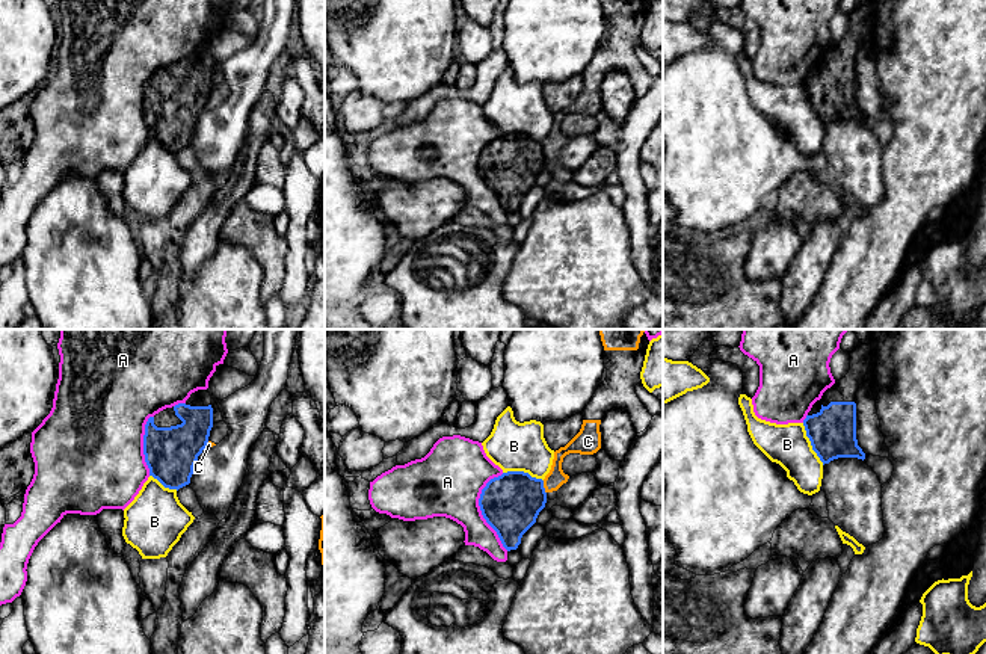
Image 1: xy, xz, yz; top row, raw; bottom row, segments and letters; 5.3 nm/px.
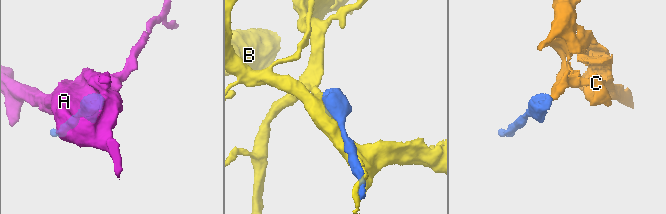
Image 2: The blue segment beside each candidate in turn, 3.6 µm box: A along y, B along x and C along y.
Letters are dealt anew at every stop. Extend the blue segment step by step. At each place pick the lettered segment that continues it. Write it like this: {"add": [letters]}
{"add": []}

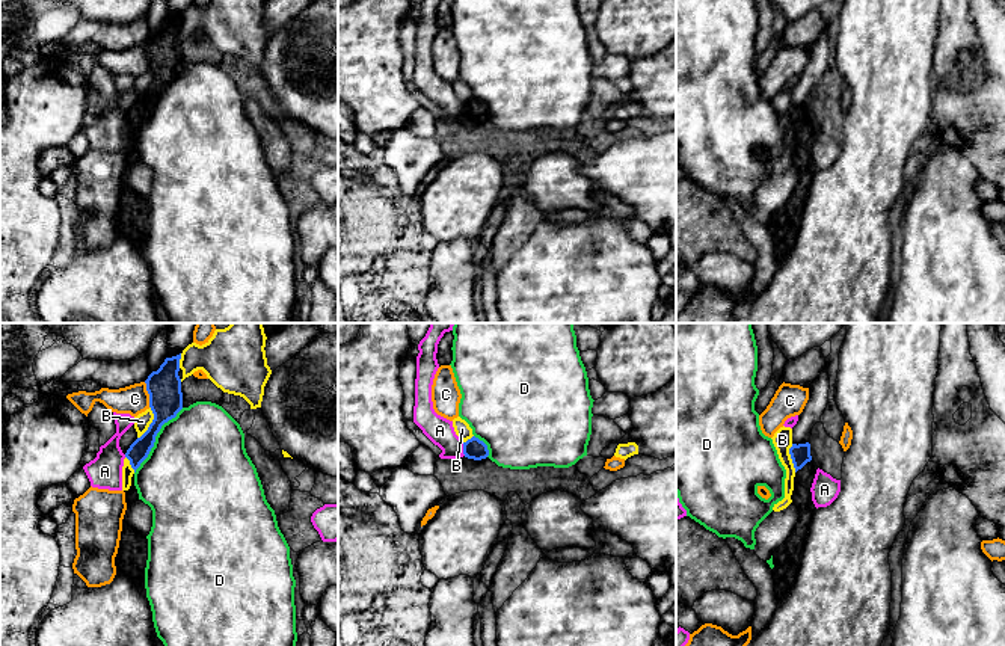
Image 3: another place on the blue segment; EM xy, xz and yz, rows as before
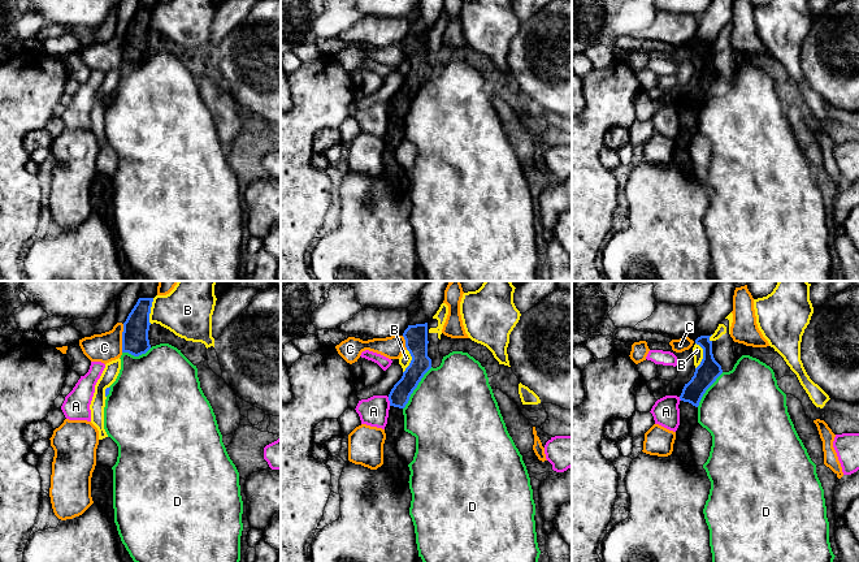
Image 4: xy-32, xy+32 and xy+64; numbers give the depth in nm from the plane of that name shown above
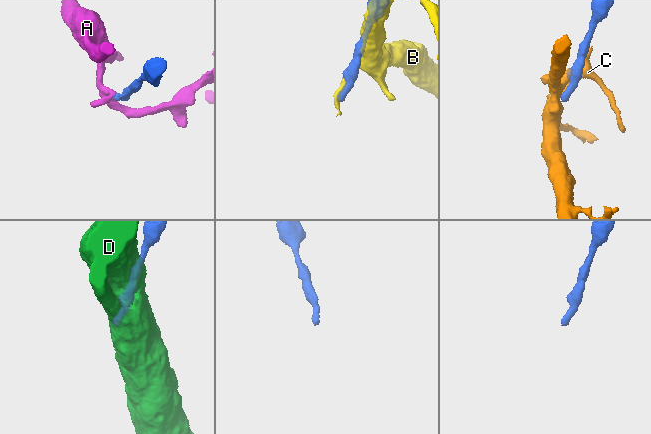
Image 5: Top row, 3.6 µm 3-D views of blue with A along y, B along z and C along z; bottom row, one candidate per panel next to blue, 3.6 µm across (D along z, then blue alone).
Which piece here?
{"add": []}

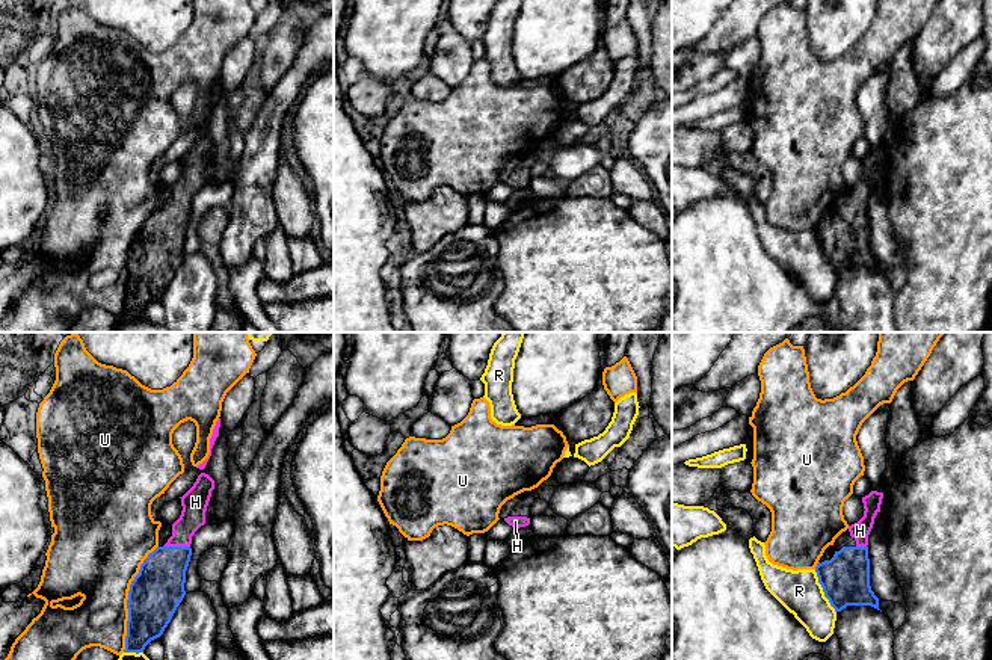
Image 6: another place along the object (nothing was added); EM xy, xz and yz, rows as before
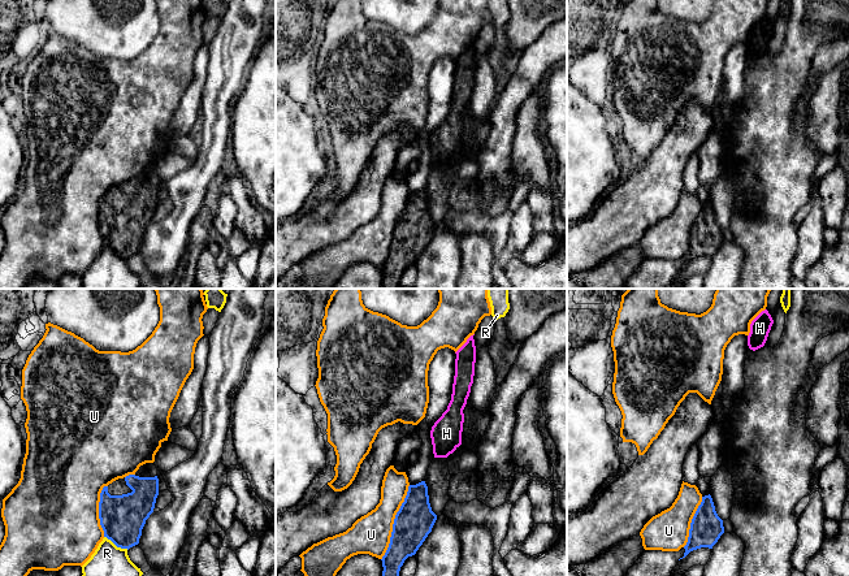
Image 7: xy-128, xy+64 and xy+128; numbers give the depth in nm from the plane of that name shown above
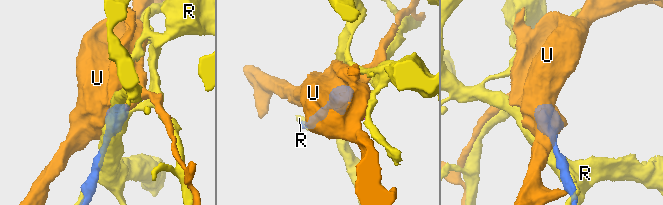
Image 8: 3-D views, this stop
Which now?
{"add": ["H"]}

